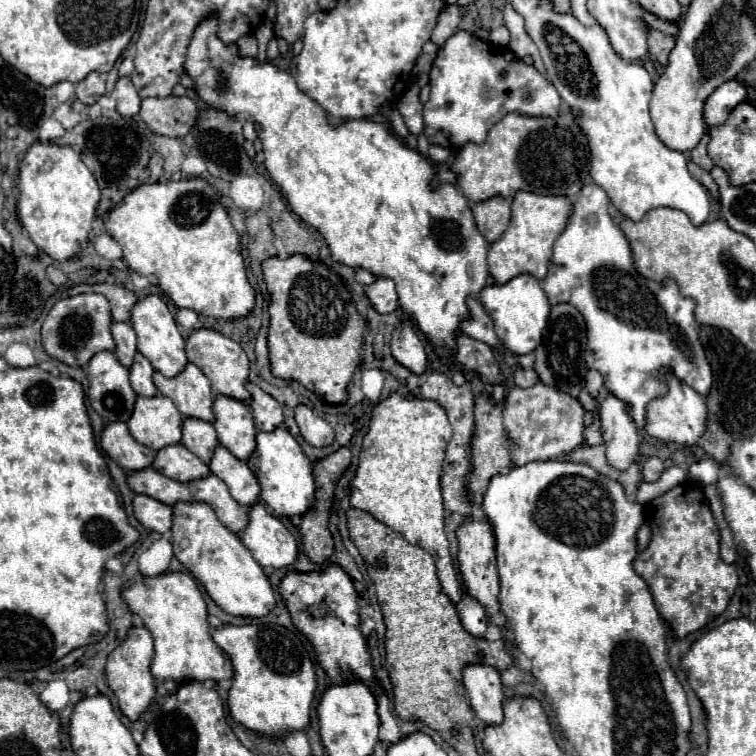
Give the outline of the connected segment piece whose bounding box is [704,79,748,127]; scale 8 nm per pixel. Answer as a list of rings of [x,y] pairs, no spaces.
[[[738,79],[726,81],[724,85],[720,85],[710,99],[706,99],[704,105],[704,121],[708,127],[720,127],[720,123],[724,123],[728,119],[728,113],[736,109],[736,105],[740,101],[746,99],[748,87],[744,83],[740,83]]]

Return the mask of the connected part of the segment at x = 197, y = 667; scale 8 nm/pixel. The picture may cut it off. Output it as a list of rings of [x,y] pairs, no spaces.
[[[168,571],[156,577],[144,577],[124,587],[124,603],[128,603],[132,613],[142,617],[146,629],[152,633],[154,657],[150,669],[158,681],[168,677],[176,681],[218,681],[232,677],[228,655],[224,657],[222,649],[212,641],[206,621],[208,609],[192,575]]]

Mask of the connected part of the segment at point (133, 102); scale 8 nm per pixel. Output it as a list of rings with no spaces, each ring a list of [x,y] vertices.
[[[120,77],[118,79],[118,83],[116,83],[114,91],[112,91],[112,97],[118,101],[116,111],[120,115],[124,115],[124,117],[132,117],[132,115],[136,115],[140,111],[142,99],[140,99],[136,87],[132,85],[130,77]]]

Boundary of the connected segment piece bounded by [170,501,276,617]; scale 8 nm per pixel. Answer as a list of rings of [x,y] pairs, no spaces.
[[[174,503],[172,505],[172,547],[174,557],[198,579],[210,599],[226,613],[238,617],[262,617],[272,611],[276,597],[262,567],[242,545],[238,535],[224,527],[208,503]]]

